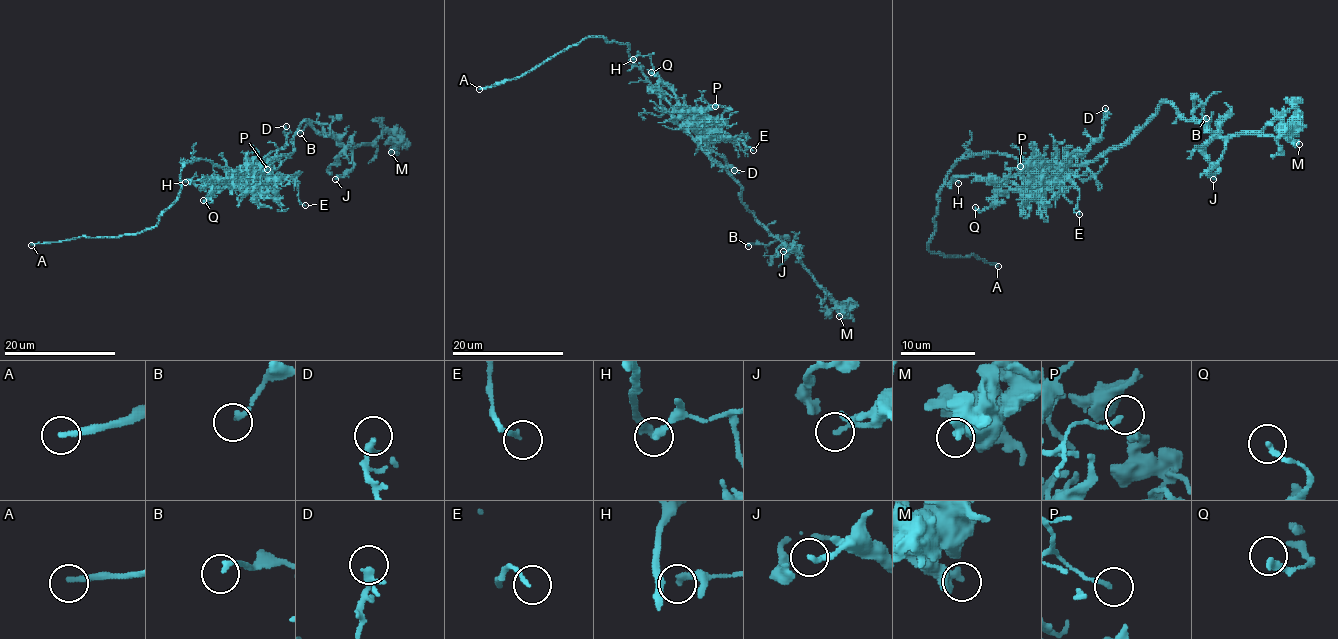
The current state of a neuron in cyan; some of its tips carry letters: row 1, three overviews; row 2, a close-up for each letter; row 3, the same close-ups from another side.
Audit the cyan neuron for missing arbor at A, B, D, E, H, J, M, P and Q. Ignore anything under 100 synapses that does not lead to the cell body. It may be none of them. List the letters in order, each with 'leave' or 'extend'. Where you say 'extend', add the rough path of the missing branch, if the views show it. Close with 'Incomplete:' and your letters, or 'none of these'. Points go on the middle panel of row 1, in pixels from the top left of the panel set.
A: extend
B: leave
D: leave
E: leave
H: leave
J: leave
M: leave
P: leave
Q: leave
Incomplete: A

